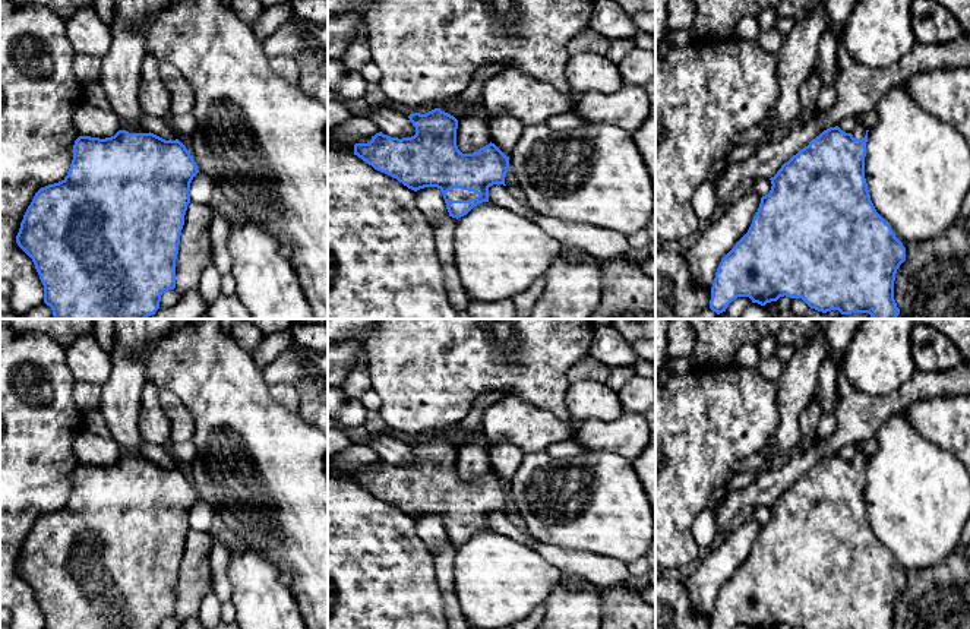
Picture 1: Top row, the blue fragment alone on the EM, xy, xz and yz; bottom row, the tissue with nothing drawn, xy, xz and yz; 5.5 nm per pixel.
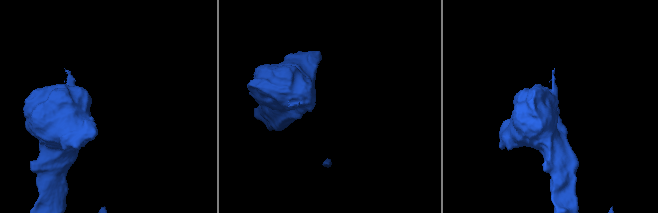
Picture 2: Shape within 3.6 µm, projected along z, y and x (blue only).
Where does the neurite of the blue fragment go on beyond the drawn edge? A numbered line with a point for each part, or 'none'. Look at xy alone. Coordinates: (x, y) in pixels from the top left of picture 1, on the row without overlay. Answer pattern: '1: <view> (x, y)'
1: xy (120, 395)

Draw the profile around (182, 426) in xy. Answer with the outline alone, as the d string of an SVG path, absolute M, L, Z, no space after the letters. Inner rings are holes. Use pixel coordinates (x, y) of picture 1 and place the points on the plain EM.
M159 389L159 404L170 421L170 442L183 443L193 439L195 421L184 404L170 389Z

